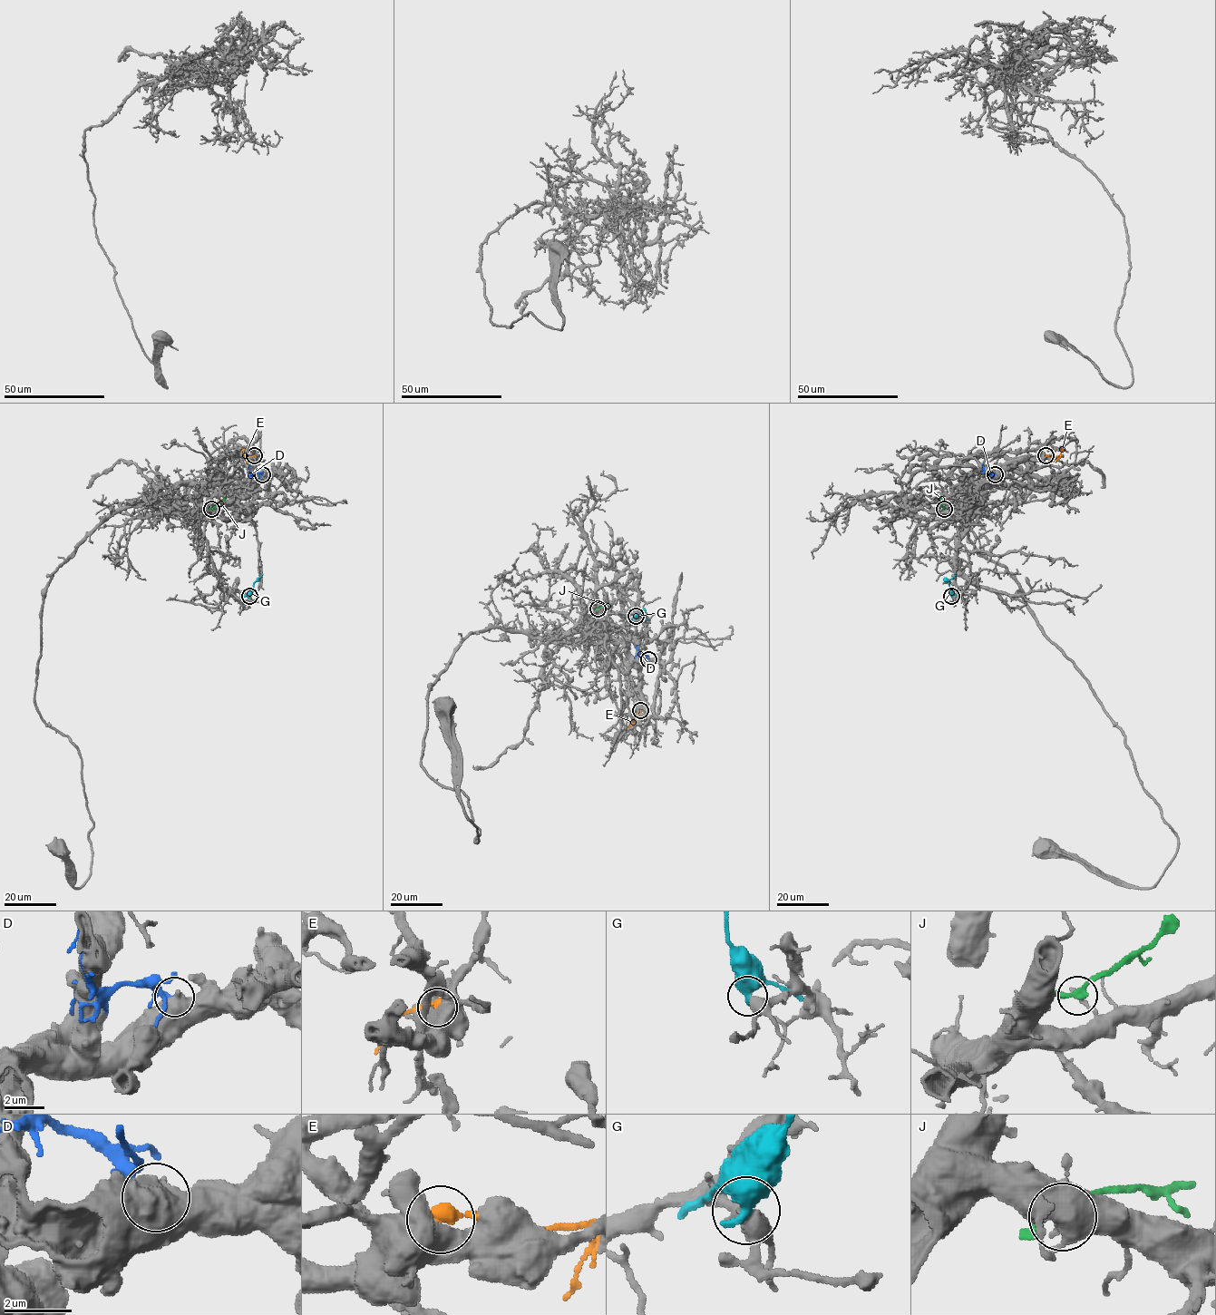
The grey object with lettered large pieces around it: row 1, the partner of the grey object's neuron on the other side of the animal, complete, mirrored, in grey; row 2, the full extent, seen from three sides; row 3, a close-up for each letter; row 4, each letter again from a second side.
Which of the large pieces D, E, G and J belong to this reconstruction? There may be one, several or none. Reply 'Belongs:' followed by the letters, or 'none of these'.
Belongs: none of these

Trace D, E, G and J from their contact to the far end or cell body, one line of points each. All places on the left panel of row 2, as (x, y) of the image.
D: (262, 474), (252, 473), (250, 463)
E: (254, 455), (248, 457), (240, 451)
G: (249, 596), (254, 583), (262, 573)
J: (211, 509), (224, 498)

